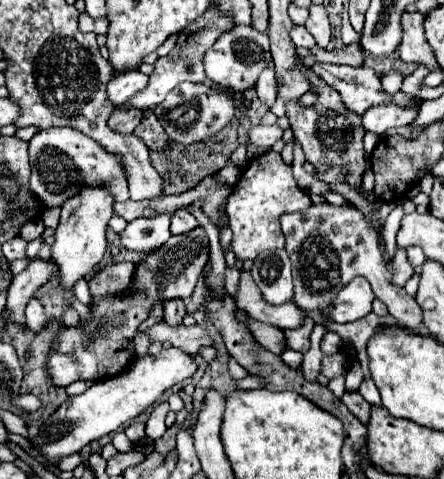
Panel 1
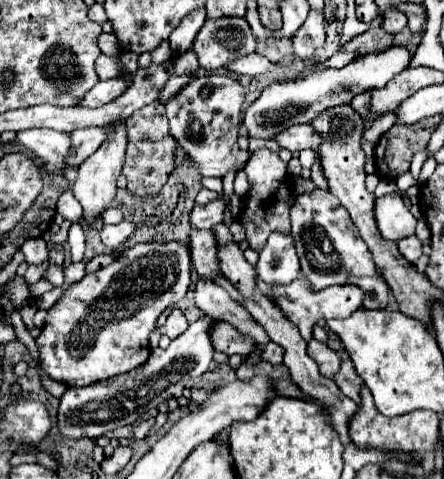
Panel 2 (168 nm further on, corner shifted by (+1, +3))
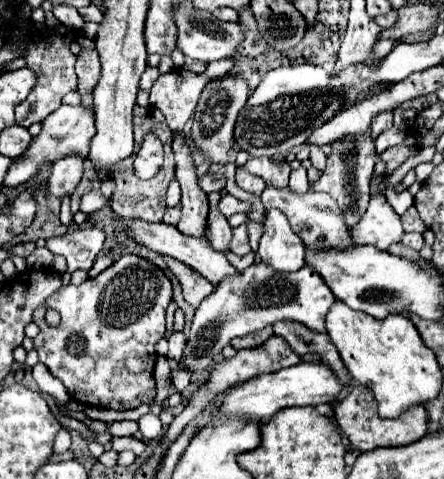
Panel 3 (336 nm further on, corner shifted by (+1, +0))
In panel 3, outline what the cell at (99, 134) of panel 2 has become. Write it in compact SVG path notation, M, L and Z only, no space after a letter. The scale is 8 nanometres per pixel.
M67 156L53 164L53 170L47 178L45 190L49 196L67 196L71 194L77 184L81 182L81 172L83 172L83 160L77 156Z

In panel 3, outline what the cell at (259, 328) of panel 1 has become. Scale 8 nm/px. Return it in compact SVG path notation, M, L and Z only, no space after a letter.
M163 256L163 260L167 262L167 268L177 276L183 288L185 302L191 304L193 308L197 308L203 302L203 298L213 292L213 284L209 284L199 272L193 272L193 268L189 268L187 264L181 264L179 260L173 260L171 256Z

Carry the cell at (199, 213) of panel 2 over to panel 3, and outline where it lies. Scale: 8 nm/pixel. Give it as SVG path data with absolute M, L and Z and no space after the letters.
M223 196L221 198L221 204L219 204L219 210L229 218L231 214L235 214L235 212L243 212L243 214L249 214L251 212L251 204L249 202L241 202L241 200L237 200L237 198L233 198L233 196Z

